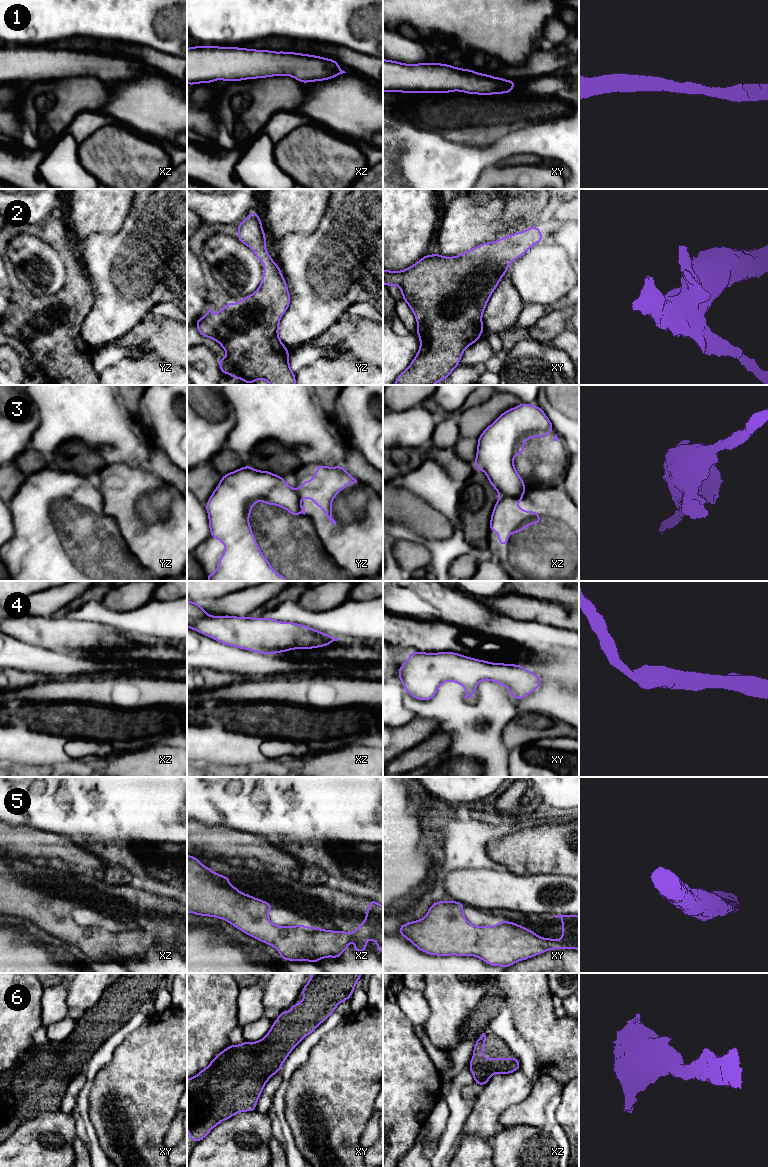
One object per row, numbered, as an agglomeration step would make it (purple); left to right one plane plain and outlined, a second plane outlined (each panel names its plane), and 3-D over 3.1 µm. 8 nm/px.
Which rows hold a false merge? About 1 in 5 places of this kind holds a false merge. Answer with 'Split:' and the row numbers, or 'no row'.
Split: 3

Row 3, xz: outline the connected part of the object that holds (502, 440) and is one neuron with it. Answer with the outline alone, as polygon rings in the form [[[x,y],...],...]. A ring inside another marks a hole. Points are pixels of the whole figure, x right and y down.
[[[526,403],[503,412],[478,437],[477,454],[474,465],[482,470],[499,496],[522,497],[526,488],[524,481],[515,470],[514,456],[524,453],[524,442],[533,437],[546,437],[554,430],[551,421],[539,406]]]

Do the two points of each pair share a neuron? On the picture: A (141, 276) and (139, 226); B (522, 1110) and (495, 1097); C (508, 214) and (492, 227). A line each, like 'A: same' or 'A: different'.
A: same
B: different
C: different

